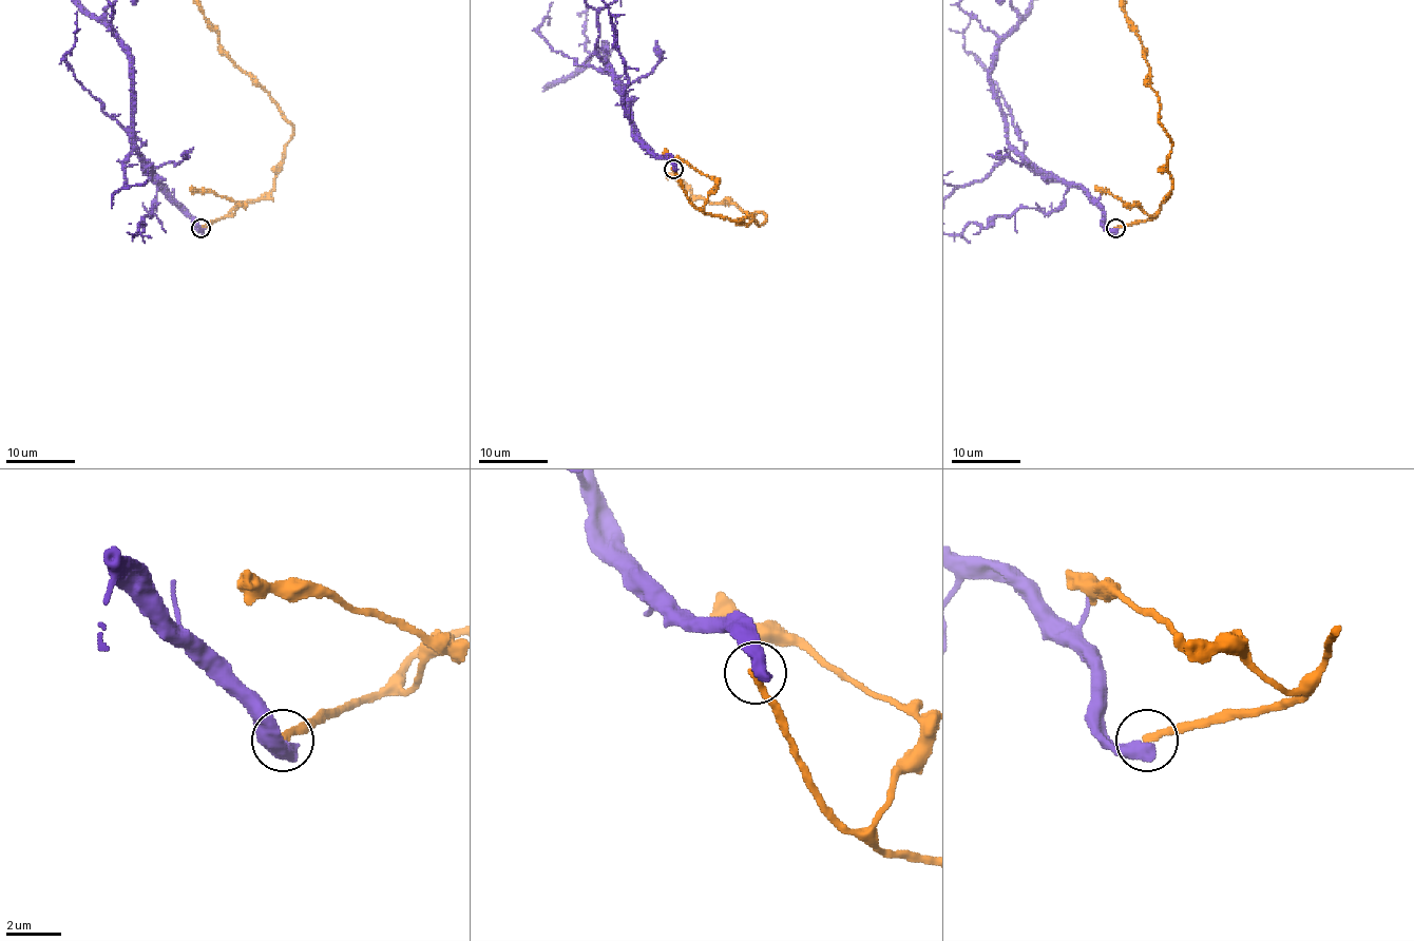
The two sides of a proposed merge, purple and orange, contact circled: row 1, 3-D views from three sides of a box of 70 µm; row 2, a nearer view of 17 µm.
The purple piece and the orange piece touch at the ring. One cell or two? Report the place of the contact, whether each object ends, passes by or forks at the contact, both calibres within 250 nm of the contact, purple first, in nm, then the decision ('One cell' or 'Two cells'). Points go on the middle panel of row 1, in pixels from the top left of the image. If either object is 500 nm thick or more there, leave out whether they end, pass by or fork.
Place: (673, 169). Thickness 600 nm (purple) against 280 nm. Two cells

